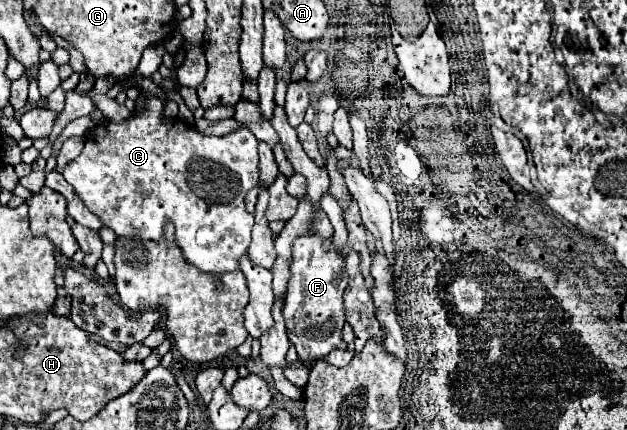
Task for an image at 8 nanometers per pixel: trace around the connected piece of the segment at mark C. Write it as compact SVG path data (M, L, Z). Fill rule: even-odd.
M143 92L145 104L160 104L159 108L147 109L144 115L132 115L128 117L126 121L122 123L112 123L112 121L104 121L100 125L96 125L88 135L86 135L86 141L84 141L84 149L82 153L70 161L62 175L64 179L74 187L76 195L80 197L80 201L98 217L102 219L102 223L112 229L118 237L140 237L142 241L160 241L162 235L164 235L164 227L166 223L172 223L176 233L174 233L174 241L176 245L182 249L184 253L184 259L186 263L198 267L202 273L208 273L214 277L214 283L216 283L216 289L220 291L222 289L222 275L228 273L228 271L238 271L240 269L240 257L246 255L248 247L250 247L250 239L252 239L252 227L254 227L254 215L250 215L246 209L244 209L244 197L246 193L258 185L258 139L254 137L254 133L250 129L240 129L240 131L234 131L230 135L224 135L224 137L206 137L206 135L200 135L196 129L192 127L184 127L184 123L180 119L162 118L162 108L164 108L165 102L168 99L156 95L148 95L148 92Z

